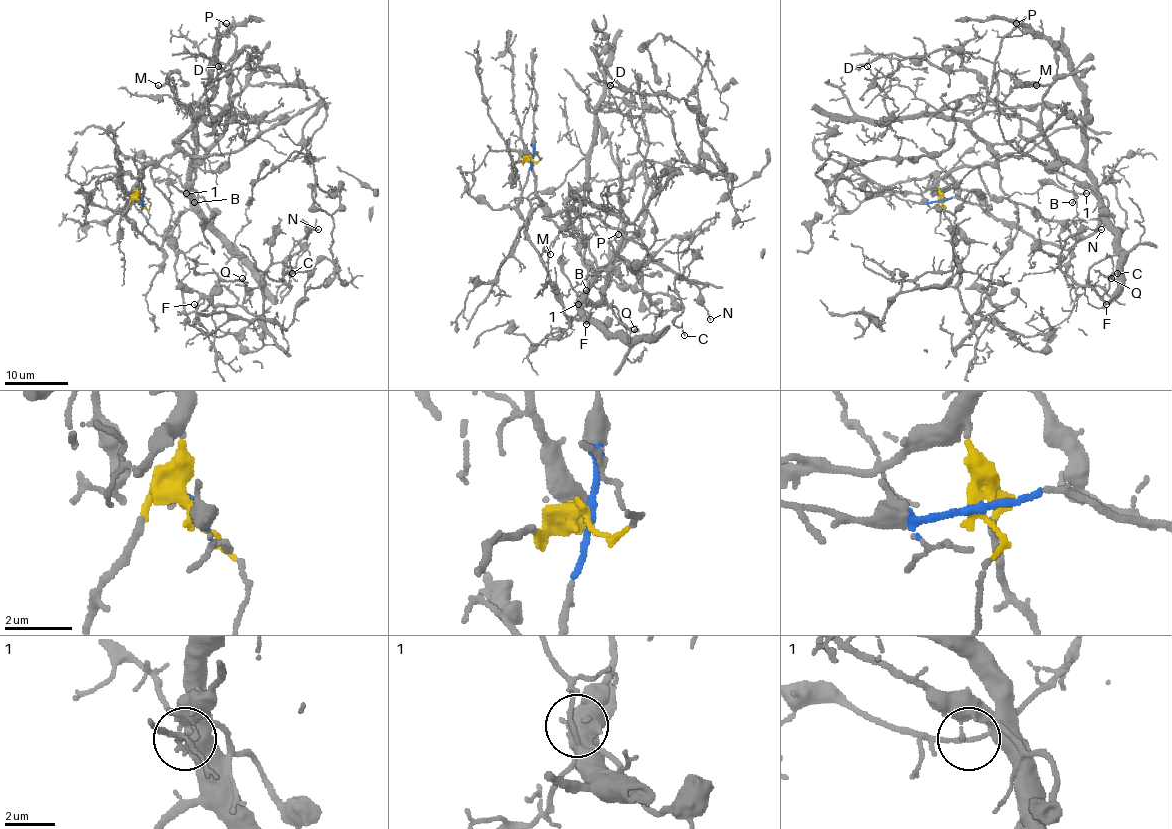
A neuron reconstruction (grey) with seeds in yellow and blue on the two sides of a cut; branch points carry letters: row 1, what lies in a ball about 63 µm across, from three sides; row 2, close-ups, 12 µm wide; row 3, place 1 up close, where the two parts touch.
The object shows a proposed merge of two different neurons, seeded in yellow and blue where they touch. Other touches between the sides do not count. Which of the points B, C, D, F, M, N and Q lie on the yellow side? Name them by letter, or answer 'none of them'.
none of them

